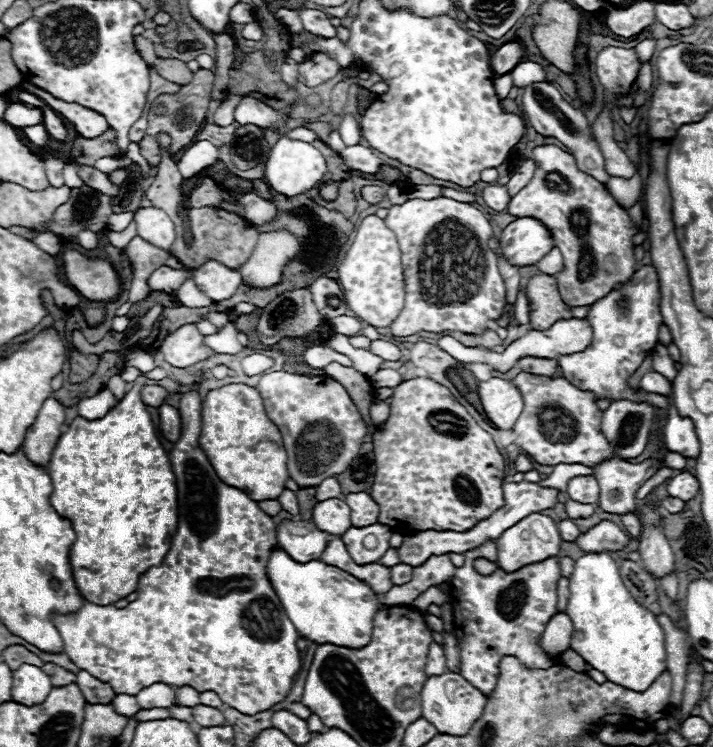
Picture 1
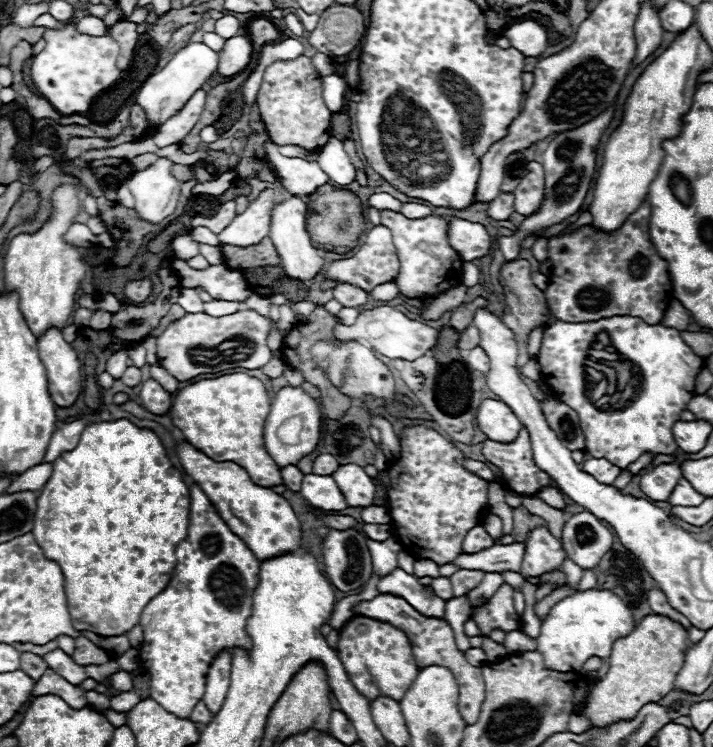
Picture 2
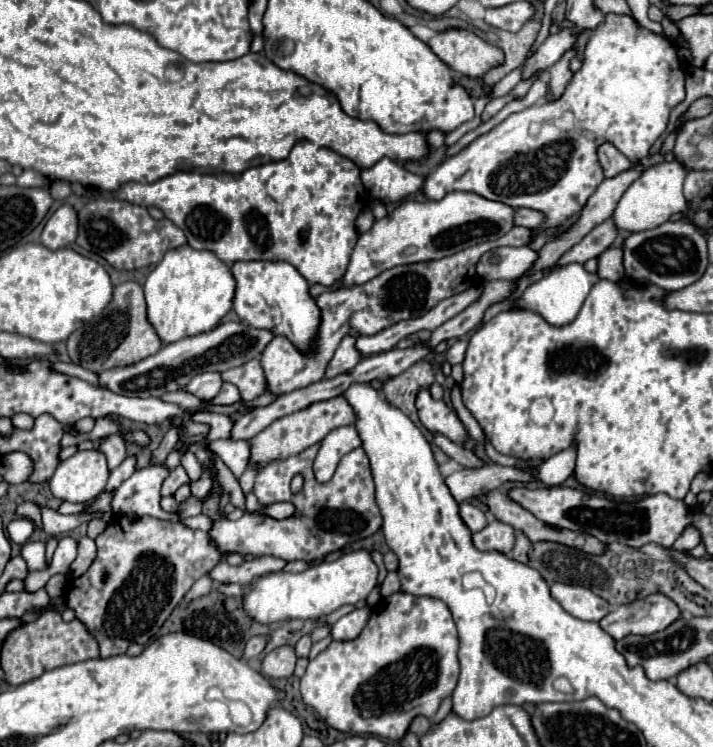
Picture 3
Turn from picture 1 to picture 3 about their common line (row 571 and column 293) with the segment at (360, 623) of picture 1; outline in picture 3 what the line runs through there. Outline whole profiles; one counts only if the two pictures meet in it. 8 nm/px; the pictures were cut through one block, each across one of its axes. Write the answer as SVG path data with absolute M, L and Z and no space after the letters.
M248 260L230 266L236 280L234 310L238 318L254 328L268 328L274 334L284 334L298 350L308 352L320 324L320 310L314 298L308 294L310 284L300 272L286 262Z

